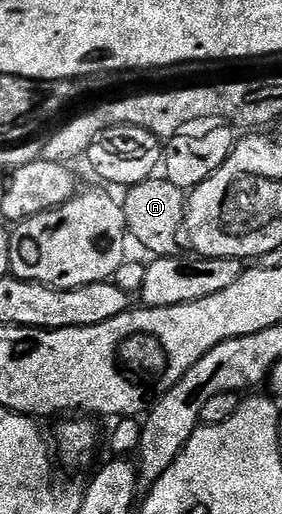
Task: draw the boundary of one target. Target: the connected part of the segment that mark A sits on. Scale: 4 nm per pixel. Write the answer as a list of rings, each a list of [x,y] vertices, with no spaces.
[[[152,177],[150,179],[146,179],[145,181],[138,183],[137,185],[133,185],[132,187],[126,188],[125,194],[127,196],[122,196],[121,202],[123,204],[123,212],[125,213],[125,221],[127,222],[127,229],[132,240],[135,239],[140,243],[141,246],[144,247],[147,251],[152,251],[150,254],[155,257],[175,257],[180,254],[179,251],[179,239],[181,243],[181,236],[184,234],[186,225],[187,225],[187,200],[188,196],[181,189],[177,189],[177,185],[173,185],[168,181],[166,177]]]

